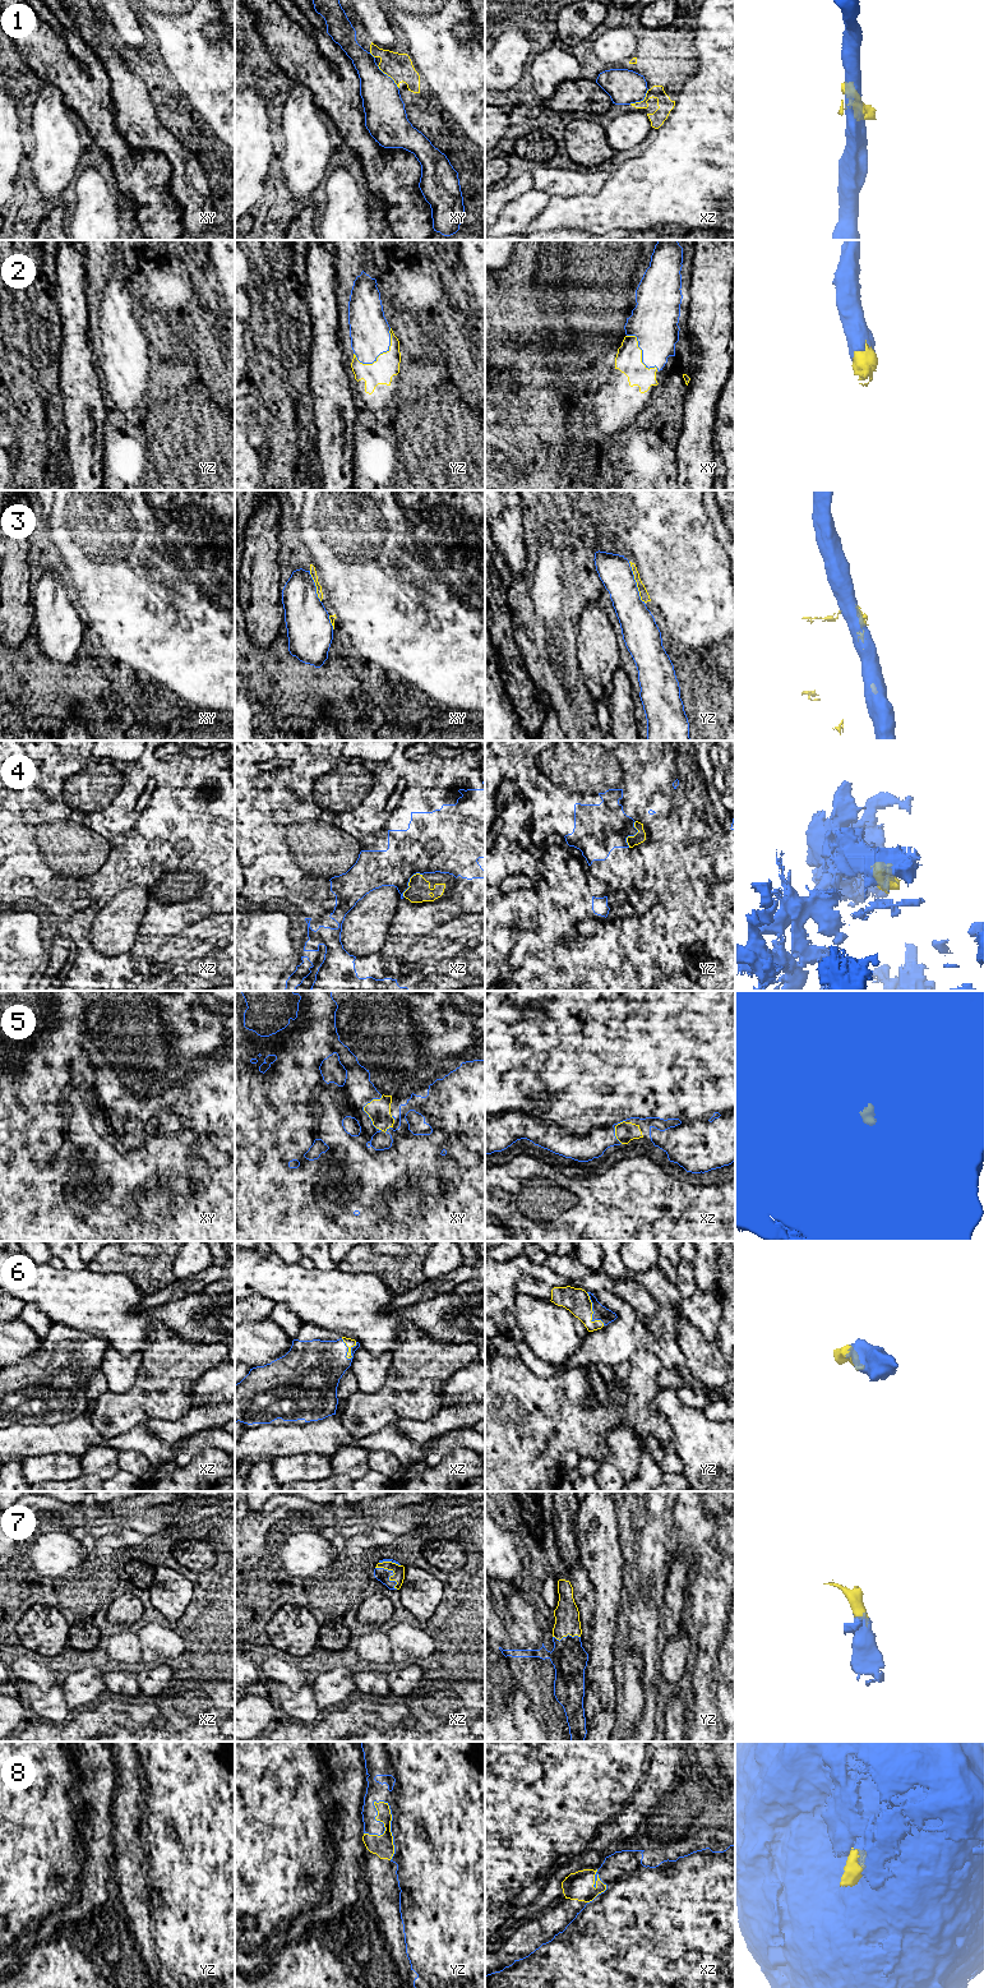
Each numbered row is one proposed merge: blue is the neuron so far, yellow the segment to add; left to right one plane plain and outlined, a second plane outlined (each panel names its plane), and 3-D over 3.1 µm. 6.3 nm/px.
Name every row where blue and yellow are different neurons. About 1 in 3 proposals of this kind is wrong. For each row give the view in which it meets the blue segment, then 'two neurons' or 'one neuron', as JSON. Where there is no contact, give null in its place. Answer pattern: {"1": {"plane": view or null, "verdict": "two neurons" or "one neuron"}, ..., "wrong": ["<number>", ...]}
{"1": {"plane": "xy", "verdict": "two neurons"}, "2": {"plane": "yz", "verdict": "one neuron"}, "3": {"plane": "yz", "verdict": "two neurons"}, "4": {"plane": "yz", "verdict": "one neuron"}, "5": {"plane": "xy", "verdict": "one neuron"}, "6": {"plane": "yz", "verdict": "one neuron"}, "7": {"plane": "xz", "verdict": "one neuron"}, "8": {"plane": "yz", "verdict": "one neuron"}, "wrong": ["1", "3"]}

